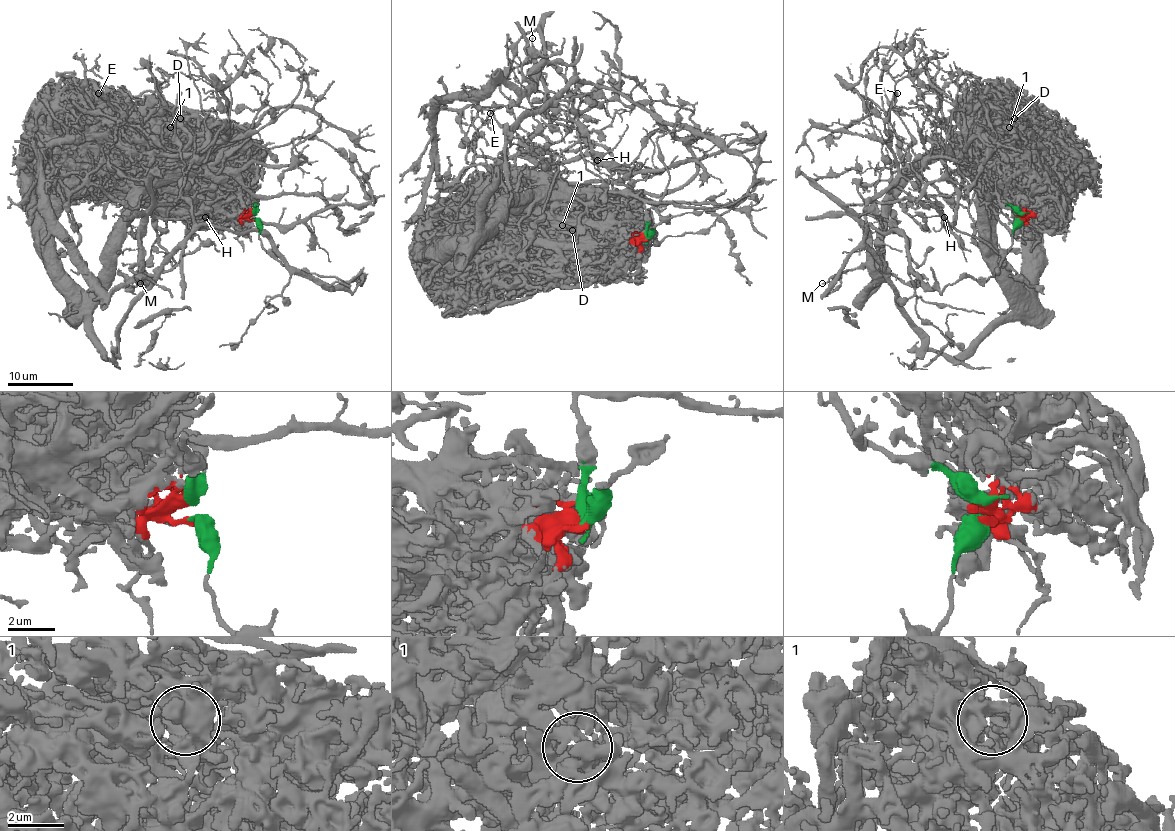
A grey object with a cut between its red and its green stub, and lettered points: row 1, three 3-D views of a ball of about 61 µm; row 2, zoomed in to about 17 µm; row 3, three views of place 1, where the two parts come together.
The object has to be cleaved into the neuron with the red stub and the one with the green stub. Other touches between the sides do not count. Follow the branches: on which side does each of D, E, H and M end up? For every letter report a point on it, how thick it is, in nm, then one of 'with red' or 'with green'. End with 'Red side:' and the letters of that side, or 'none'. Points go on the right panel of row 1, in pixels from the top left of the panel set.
D: at (1014, 118); 160 nm thick; with red
E: at (897, 93); 220 nm thick; with green
H: at (944, 217); 160 nm thick; with green
M: at (822, 283); 110 nm thick; with green
Red side: D

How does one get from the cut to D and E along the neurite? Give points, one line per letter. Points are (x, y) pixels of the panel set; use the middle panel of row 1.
D: (648, 236), (638, 243), (635, 238), (630, 241), (584, 240), (556, 225), (572, 230)
E: (648, 236), (678, 215), (737, 202), (753, 167), (584, 80), (572, 121), (508, 105), (490, 113)

